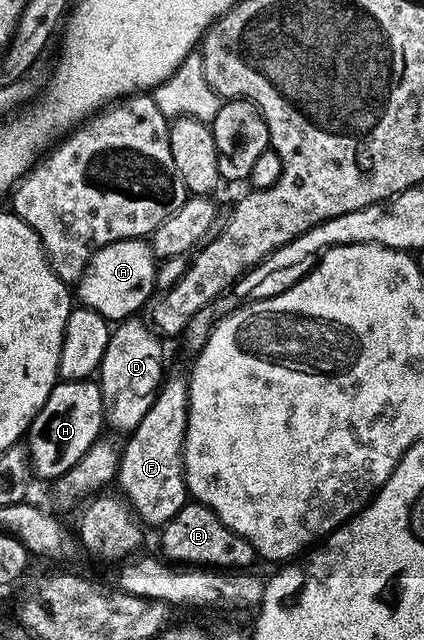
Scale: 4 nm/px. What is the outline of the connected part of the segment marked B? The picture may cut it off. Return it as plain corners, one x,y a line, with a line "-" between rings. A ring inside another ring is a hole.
194,500
188,501
187,505
179,509
177,516
163,523
161,533
159,546
163,549
162,557
175,564
198,564
203,568
234,570
250,567
250,562
257,558
247,538
230,530
217,516
217,512

